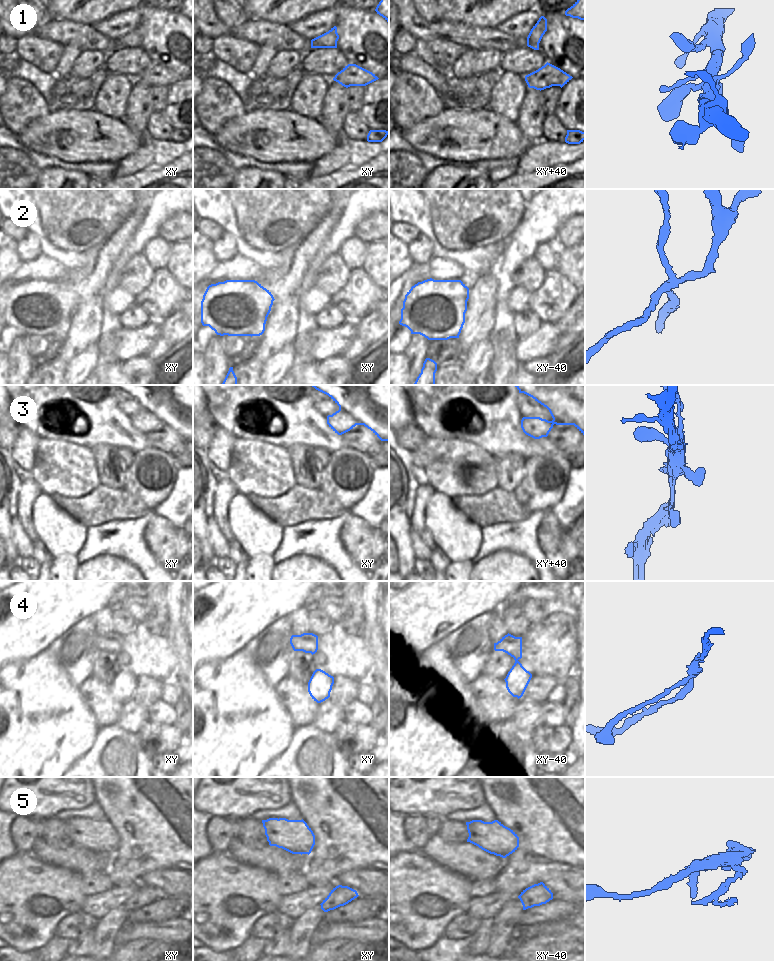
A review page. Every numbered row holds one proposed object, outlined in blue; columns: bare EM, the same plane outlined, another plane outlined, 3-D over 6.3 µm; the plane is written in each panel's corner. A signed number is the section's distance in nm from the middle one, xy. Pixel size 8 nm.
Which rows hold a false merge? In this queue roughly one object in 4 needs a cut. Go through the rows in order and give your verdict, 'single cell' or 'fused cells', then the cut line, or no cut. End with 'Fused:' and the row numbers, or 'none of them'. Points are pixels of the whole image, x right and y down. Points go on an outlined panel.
1: single cell | no cut
2: fused cells | xy-40 (410, 303), (419, 298), (424, 313), (446, 304), (461, 329)
3: single cell | no cut
4: single cell | no cut
5: fused cells | xy (277, 818), (271, 821), (276, 828), (271, 831), (269, 842)
Fused: 2, 5

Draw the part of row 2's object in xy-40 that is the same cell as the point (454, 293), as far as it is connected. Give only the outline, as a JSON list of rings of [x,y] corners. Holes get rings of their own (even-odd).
[[[432,278],[418,282],[405,295],[403,304],[406,308],[401,309],[399,324],[410,326],[414,323],[413,317],[409,315],[412,311],[411,303],[420,298],[423,302],[424,314],[430,314],[440,304],[447,304],[447,310],[453,311],[453,323],[461,329],[465,323],[467,301],[469,299],[469,288],[461,280],[434,280]]]

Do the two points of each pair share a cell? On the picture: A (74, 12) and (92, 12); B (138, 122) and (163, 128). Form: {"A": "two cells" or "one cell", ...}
{"A": "one cell", "B": "two cells"}

